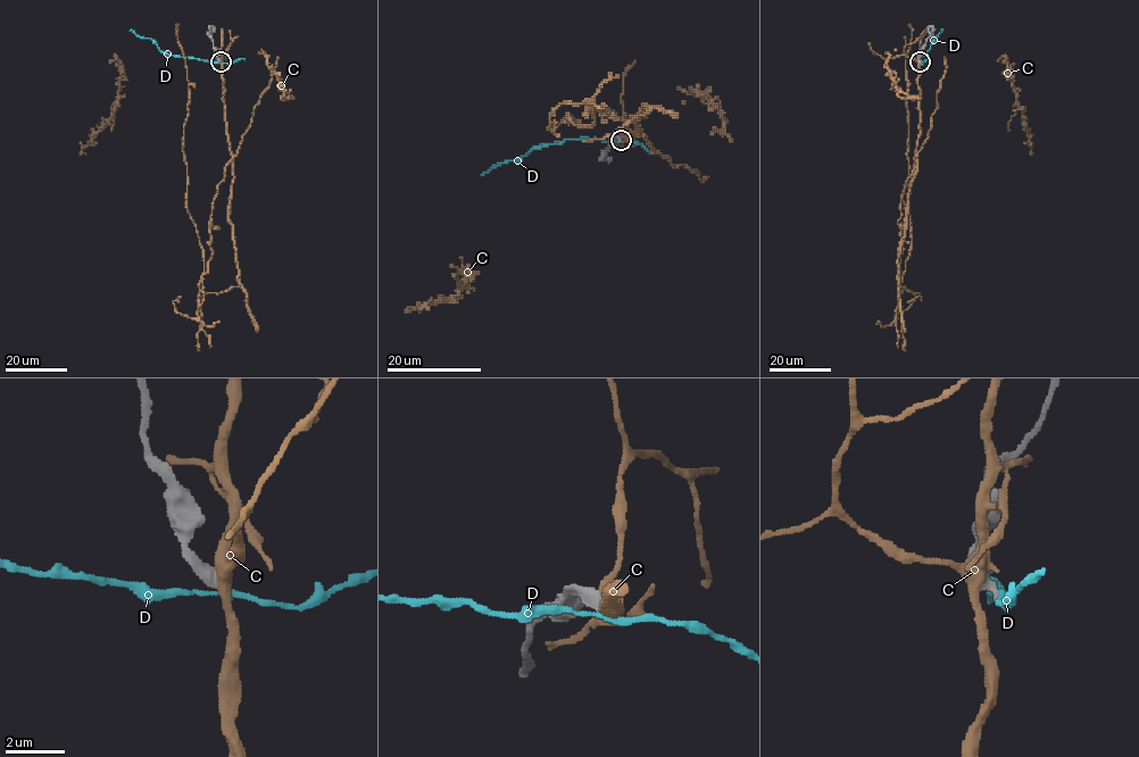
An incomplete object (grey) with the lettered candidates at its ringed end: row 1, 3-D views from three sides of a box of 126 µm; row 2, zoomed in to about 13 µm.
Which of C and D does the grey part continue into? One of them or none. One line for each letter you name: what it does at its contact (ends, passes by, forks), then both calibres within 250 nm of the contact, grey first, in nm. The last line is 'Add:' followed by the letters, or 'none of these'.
Add: none of these

